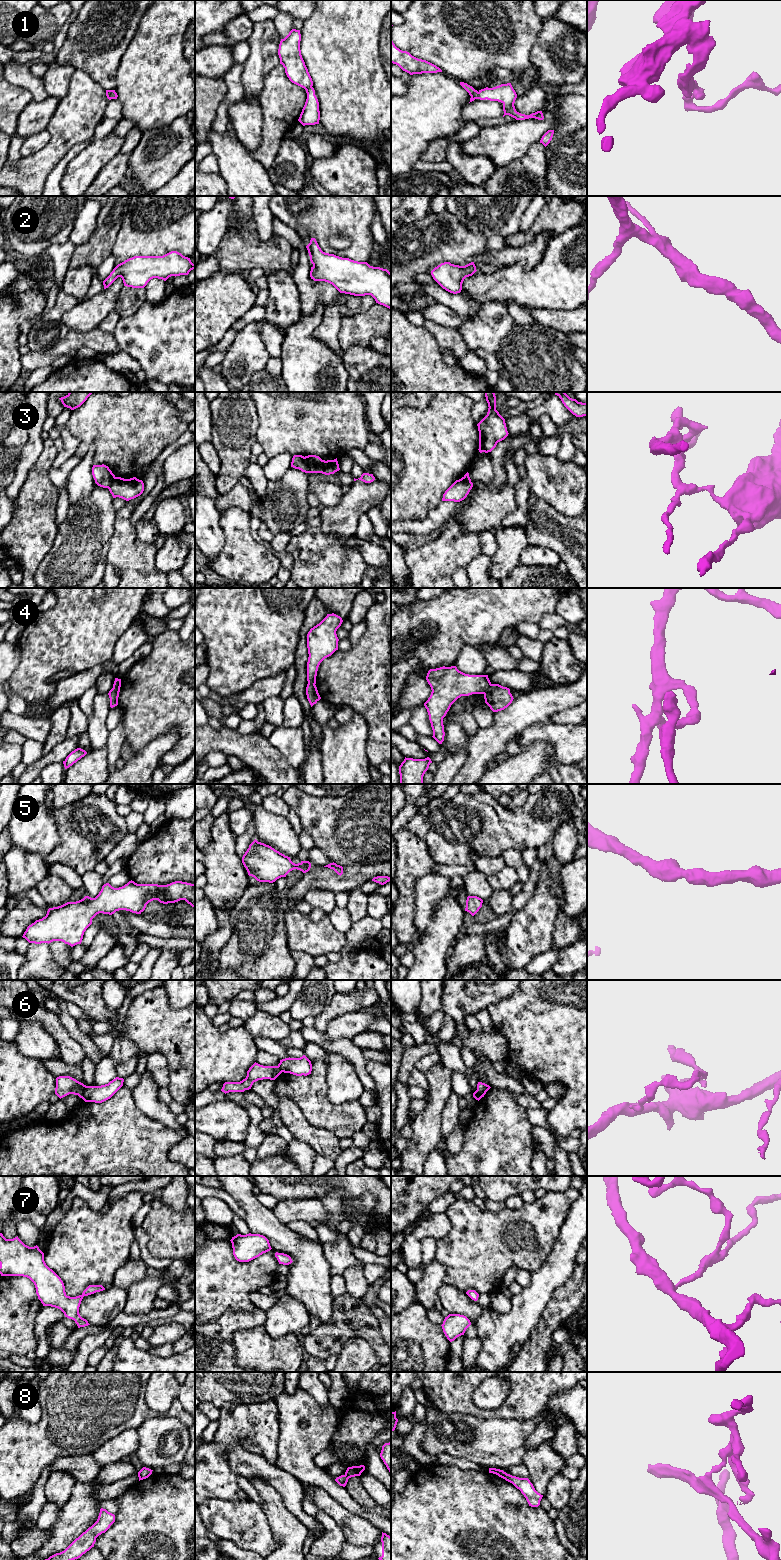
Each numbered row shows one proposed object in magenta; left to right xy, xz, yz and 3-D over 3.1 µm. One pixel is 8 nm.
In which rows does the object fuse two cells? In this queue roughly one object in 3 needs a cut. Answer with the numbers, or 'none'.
1, 3, 4, 6, 8

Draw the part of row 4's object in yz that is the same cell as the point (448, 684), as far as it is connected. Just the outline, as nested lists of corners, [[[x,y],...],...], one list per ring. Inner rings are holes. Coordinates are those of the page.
[[[456,666],[430,669],[426,680],[432,692],[424,706],[433,730],[432,737],[442,744],[445,736],[443,718],[451,705],[461,696],[484,694],[491,682],[488,675],[465,674]]]

